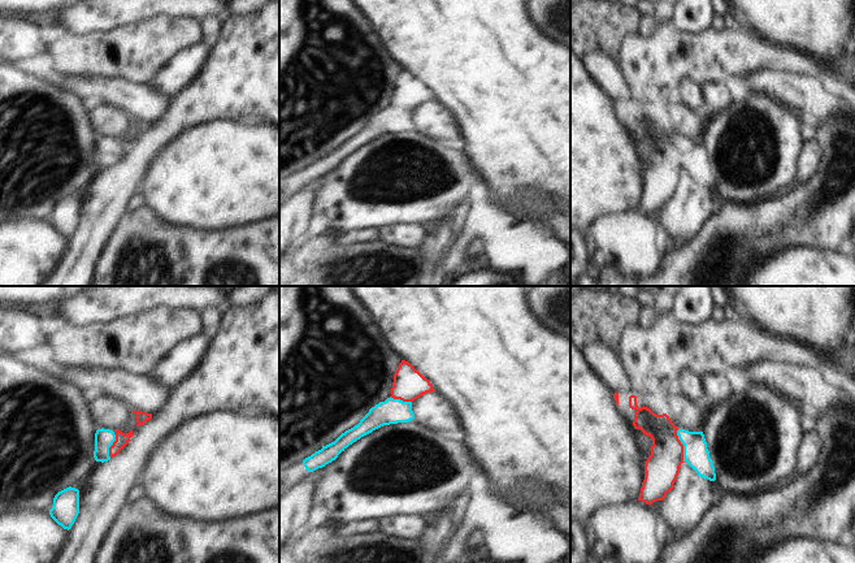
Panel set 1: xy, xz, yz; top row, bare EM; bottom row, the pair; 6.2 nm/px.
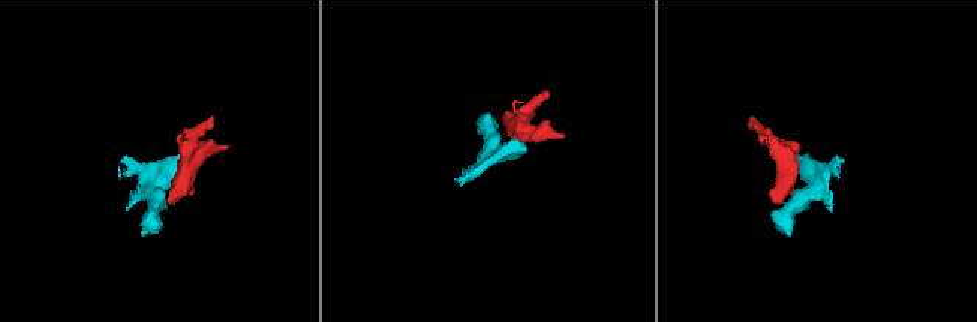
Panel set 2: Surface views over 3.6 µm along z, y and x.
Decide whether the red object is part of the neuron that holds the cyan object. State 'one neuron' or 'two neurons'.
one neuron

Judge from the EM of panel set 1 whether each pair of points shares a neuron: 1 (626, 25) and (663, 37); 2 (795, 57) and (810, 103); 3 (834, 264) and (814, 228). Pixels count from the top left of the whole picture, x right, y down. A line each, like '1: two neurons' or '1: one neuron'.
1: two neurons
2: two neurons
3: two neurons

